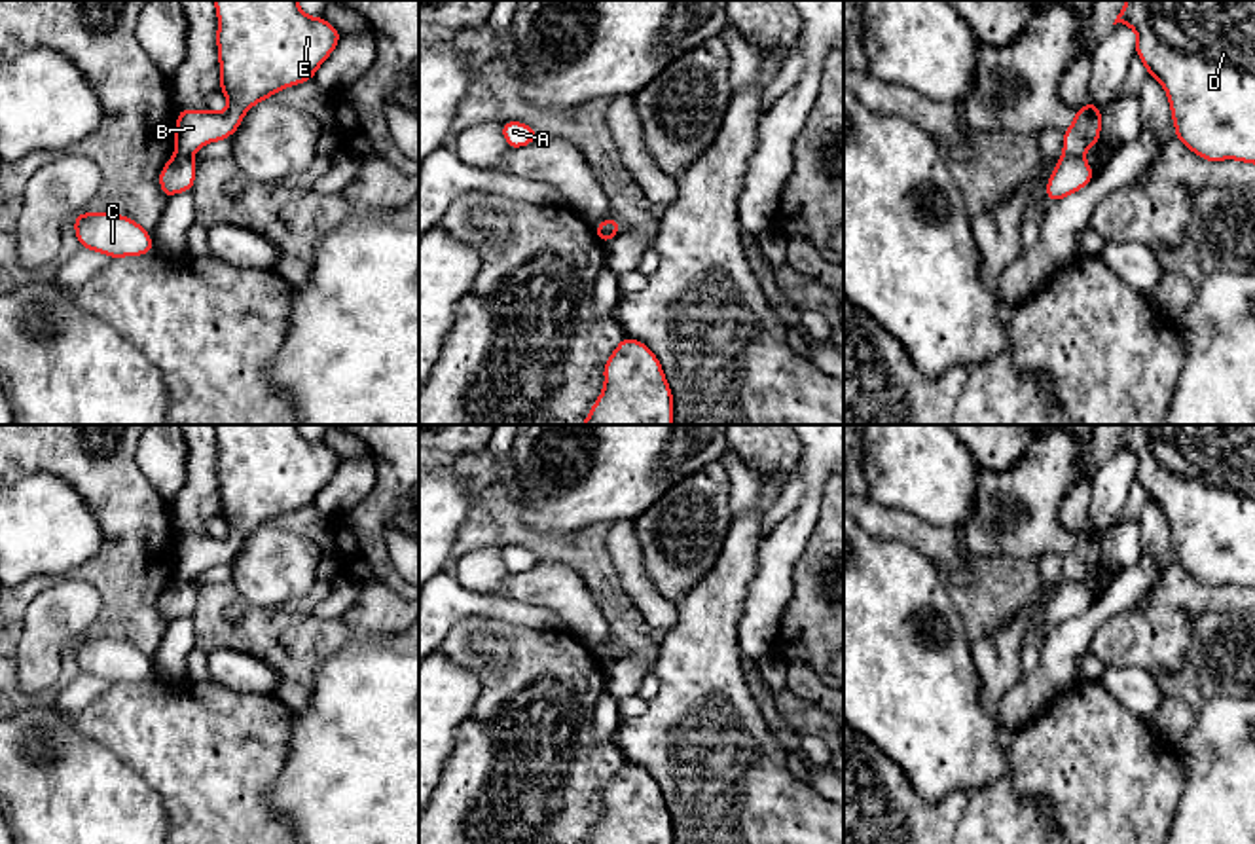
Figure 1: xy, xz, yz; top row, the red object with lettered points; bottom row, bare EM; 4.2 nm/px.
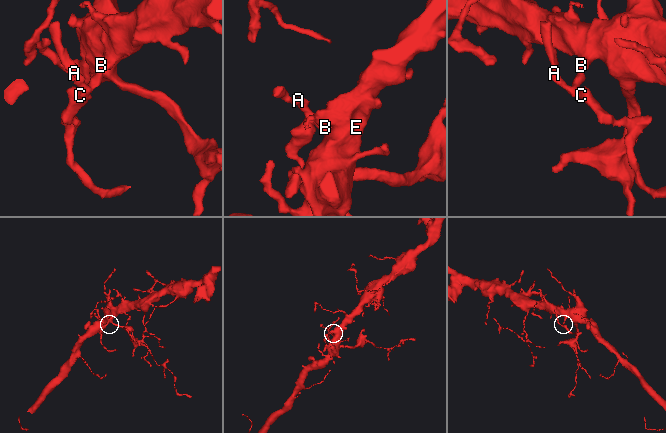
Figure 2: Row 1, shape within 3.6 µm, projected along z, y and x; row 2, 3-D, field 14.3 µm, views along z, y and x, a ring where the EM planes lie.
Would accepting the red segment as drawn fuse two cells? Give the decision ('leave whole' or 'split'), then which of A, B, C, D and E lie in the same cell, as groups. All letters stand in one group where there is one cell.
split; A C / B D E

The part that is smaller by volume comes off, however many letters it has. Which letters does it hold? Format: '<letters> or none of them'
A, C

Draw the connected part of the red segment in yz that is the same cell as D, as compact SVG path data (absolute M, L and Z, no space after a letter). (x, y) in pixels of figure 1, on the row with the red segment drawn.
M1126 0L1117 23L1136 30L1136 55L1166 89L1175 138L1211 163L1255 163L1255 0Z

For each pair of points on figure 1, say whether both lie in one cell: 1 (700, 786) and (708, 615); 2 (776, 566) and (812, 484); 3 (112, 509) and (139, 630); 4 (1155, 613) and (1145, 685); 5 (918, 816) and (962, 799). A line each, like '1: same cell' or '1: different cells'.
1: same cell
2: same cell
3: same cell
4: different cells
5: same cell

